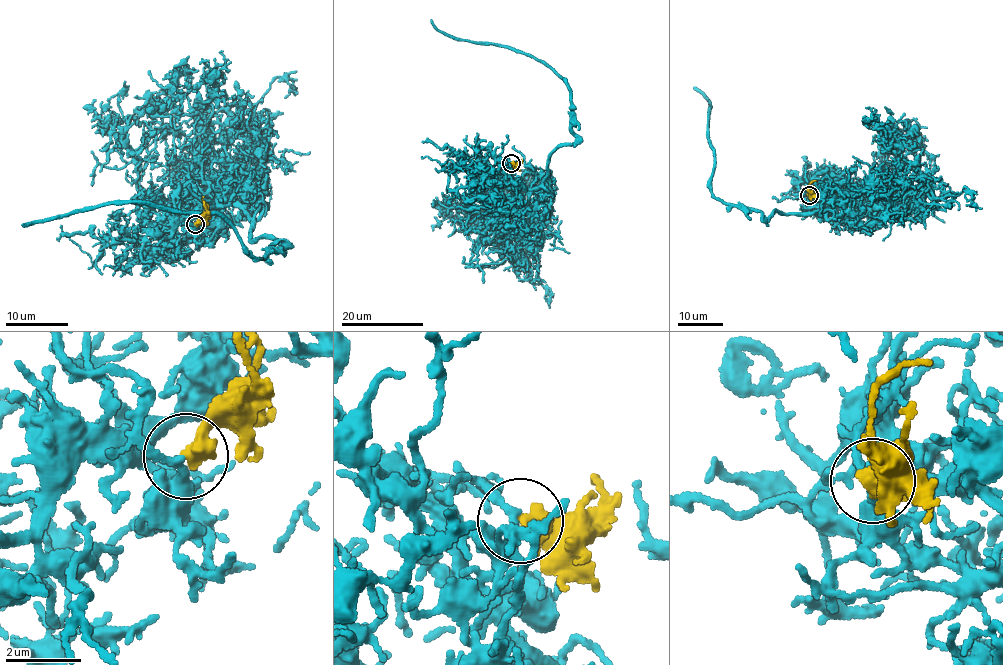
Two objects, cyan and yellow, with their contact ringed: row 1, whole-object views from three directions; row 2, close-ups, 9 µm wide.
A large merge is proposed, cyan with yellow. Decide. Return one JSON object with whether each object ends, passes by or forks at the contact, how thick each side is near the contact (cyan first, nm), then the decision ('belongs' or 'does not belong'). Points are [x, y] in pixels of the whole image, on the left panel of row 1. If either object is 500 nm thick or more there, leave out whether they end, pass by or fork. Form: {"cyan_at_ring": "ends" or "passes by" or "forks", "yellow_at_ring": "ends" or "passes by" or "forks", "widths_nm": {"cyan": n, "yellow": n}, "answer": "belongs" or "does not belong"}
{"widths_nm": {"cyan": 220, "yellow": 550}, "answer": "belongs"}

